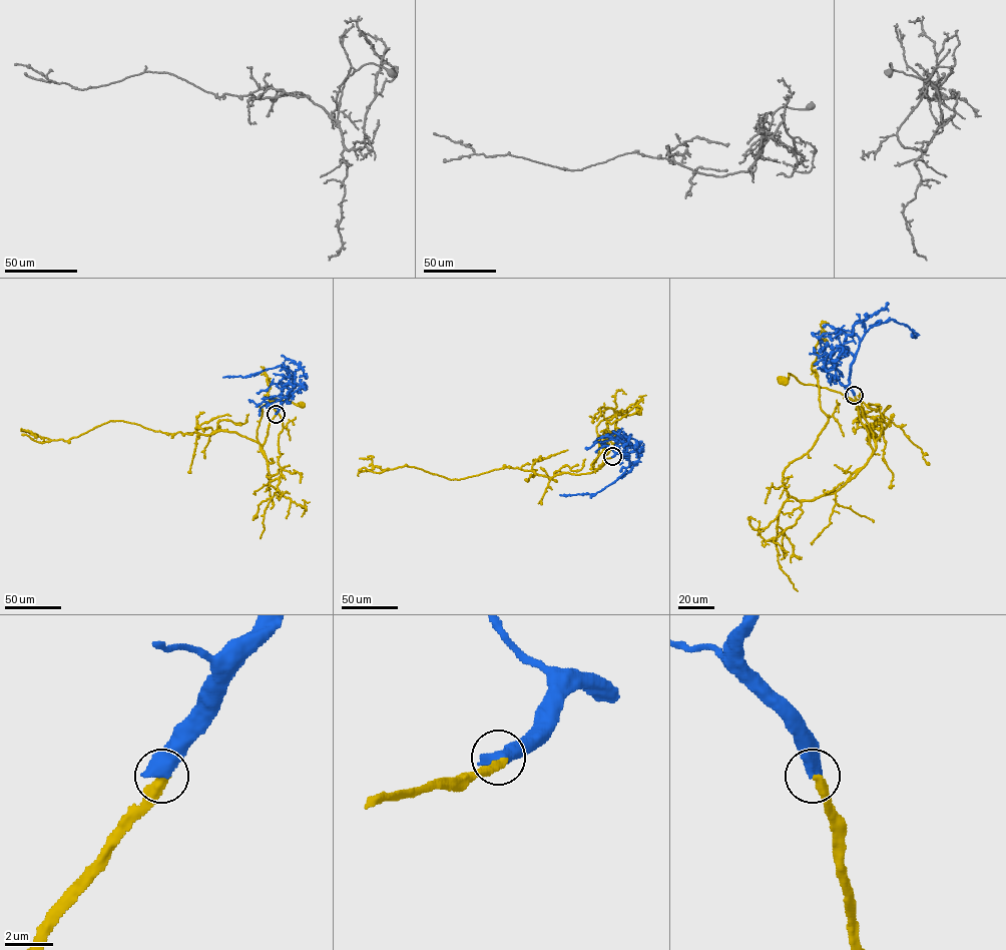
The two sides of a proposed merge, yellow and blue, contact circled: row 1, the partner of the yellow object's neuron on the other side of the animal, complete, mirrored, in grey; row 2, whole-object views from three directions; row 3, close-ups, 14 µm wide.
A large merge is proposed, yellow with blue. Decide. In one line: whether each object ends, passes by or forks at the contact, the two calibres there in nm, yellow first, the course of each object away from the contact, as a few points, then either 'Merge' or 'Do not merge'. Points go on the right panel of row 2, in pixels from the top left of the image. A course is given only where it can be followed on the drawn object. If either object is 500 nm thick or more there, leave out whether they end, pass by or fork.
Thickness 400 nm (yellow) against 700 nm. Course of yellow: (854, 395), (874, 450), (872, 432), (854, 401), (839, 392), (801, 383), (789, 373), (787, 380), (782, 379). Course of blue: (854, 395), (849, 386), (850, 367), (859, 342), (870, 328), (893, 319), (913, 330), (914, 338). Do not merge

